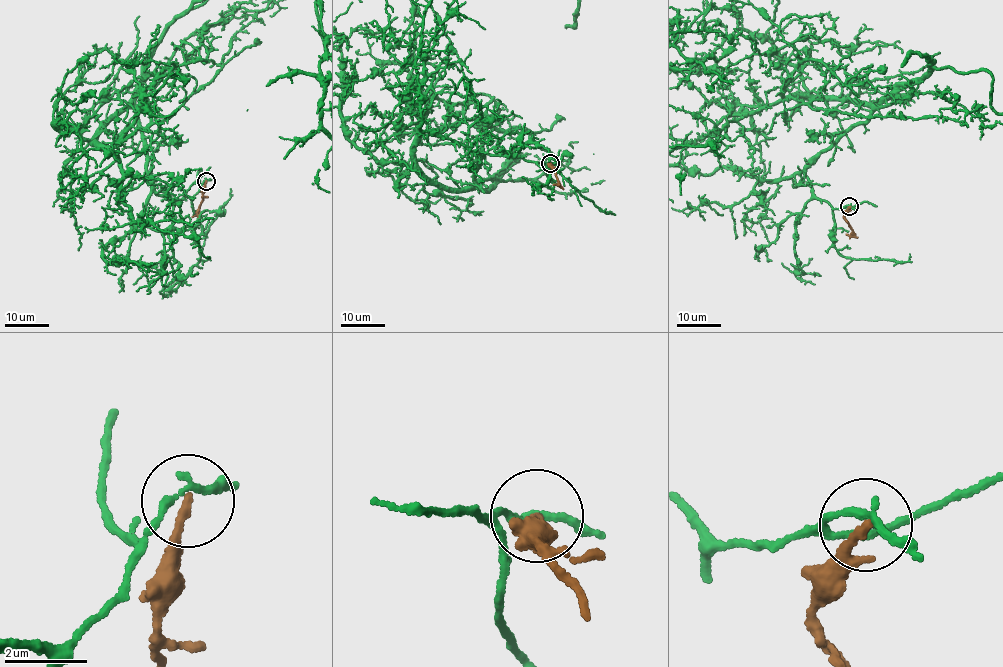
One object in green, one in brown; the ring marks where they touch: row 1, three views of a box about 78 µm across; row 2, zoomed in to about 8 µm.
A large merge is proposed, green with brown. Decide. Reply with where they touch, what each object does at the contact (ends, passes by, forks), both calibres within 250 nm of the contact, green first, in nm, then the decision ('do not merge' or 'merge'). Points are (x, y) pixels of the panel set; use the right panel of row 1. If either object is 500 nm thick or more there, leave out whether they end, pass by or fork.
at (849, 206); green passes by; brown ends there; 170 nm thick on the green side, 200 nm on the other; do not merge

